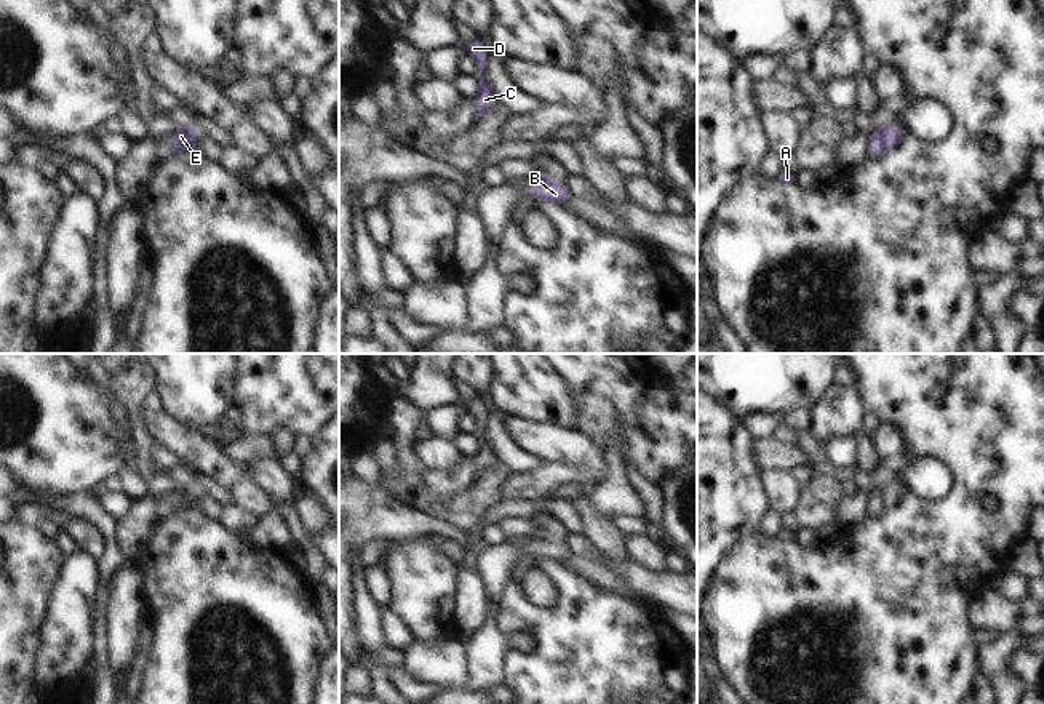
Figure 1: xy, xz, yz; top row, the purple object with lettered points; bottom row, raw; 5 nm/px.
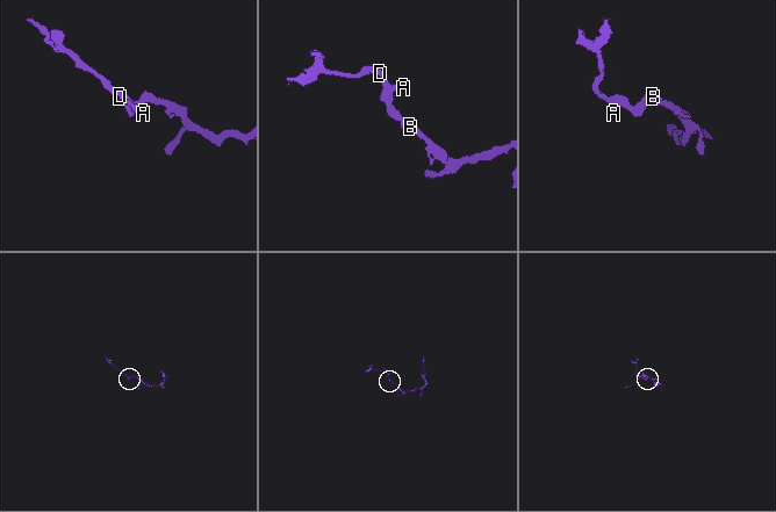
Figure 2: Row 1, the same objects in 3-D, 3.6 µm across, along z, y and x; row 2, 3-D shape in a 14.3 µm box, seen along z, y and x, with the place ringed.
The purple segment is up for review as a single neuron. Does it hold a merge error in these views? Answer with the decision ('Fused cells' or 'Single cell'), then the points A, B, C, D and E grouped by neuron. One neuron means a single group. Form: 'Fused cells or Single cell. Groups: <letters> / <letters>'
Fused cells. Groups: A C D / B E

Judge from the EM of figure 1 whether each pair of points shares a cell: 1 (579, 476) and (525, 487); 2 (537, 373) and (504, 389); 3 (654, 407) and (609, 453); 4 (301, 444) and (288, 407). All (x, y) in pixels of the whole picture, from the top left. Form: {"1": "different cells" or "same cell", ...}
{"1": "same cell", "2": "same cell", "3": "different cells", "4": "different cells"}

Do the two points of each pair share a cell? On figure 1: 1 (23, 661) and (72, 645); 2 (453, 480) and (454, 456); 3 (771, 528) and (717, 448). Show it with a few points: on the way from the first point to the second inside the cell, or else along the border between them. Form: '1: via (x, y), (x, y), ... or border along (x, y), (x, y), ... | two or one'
1: border along (48, 620), (43, 628), (35, 684) | two
2: border along (464, 456), (453, 468), (426, 469) | two
3: border along (769, 509), (757, 530) | two

